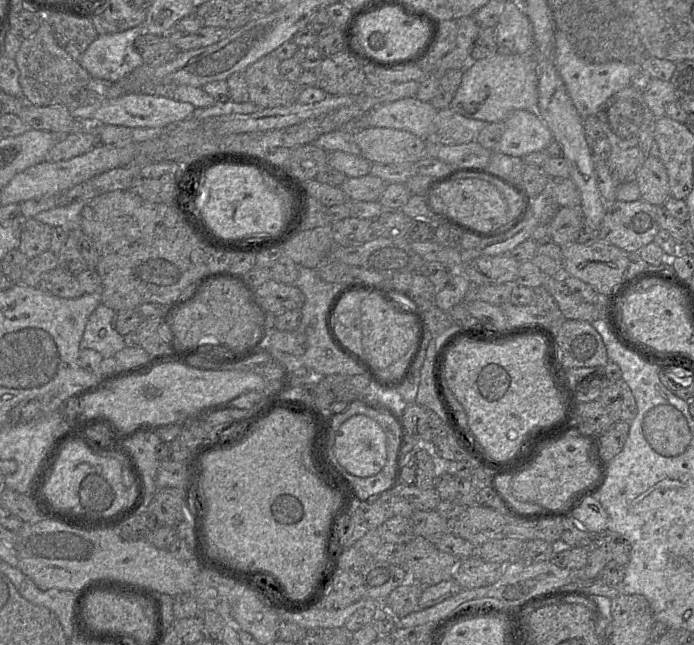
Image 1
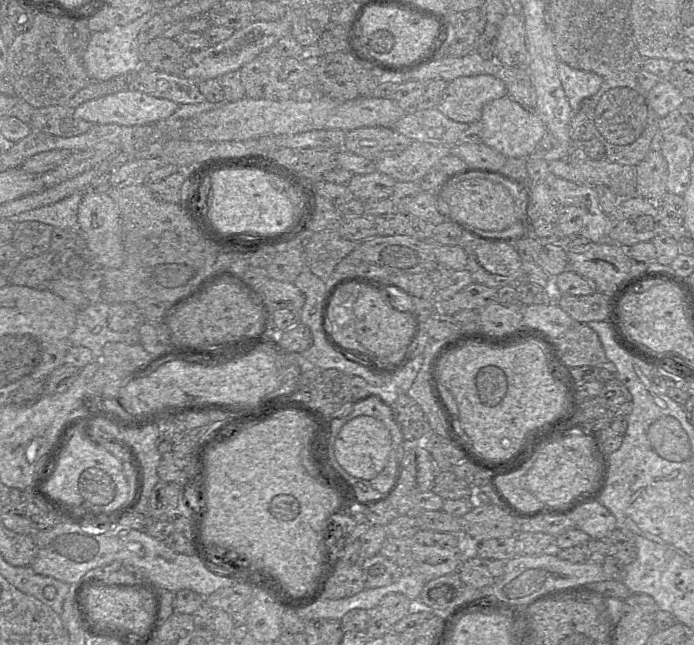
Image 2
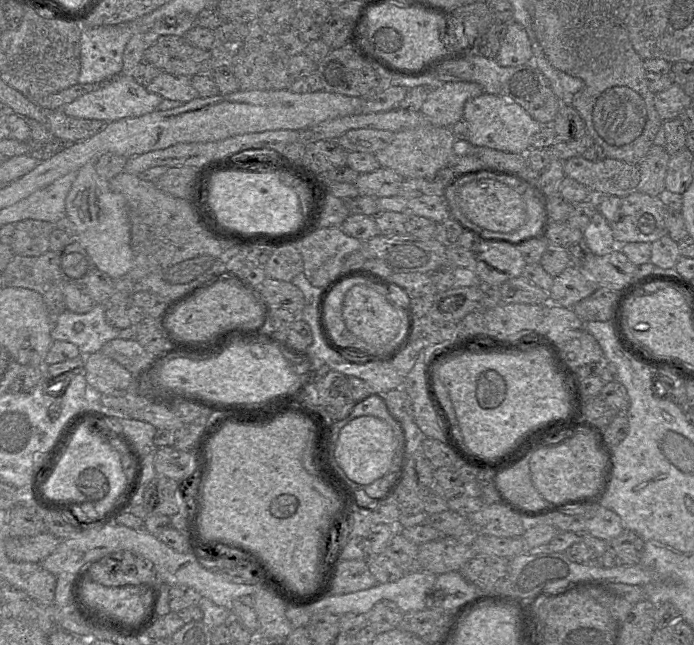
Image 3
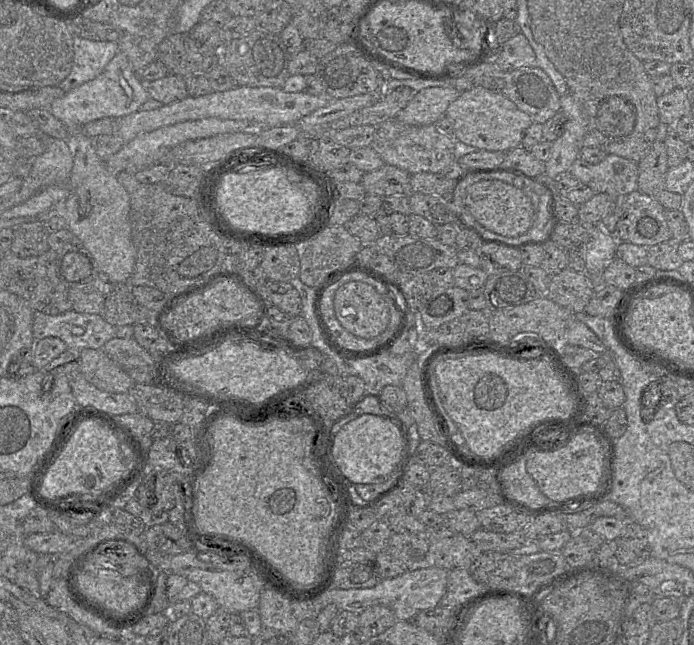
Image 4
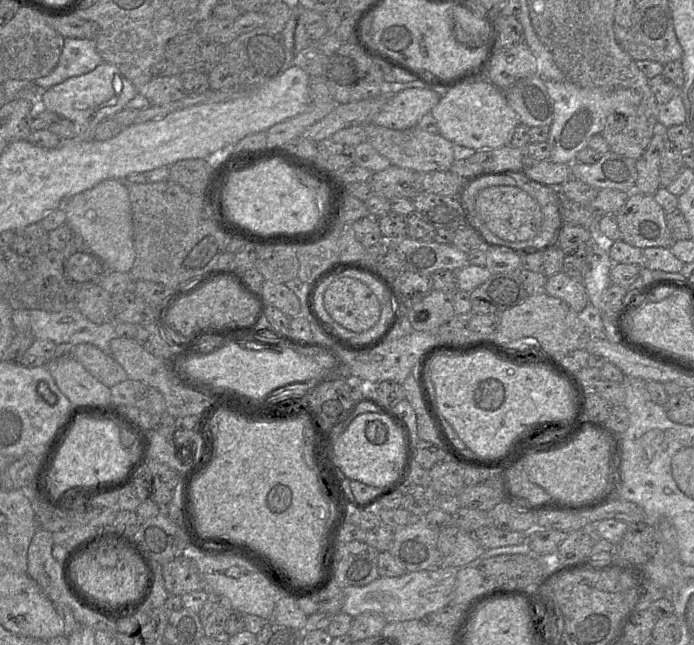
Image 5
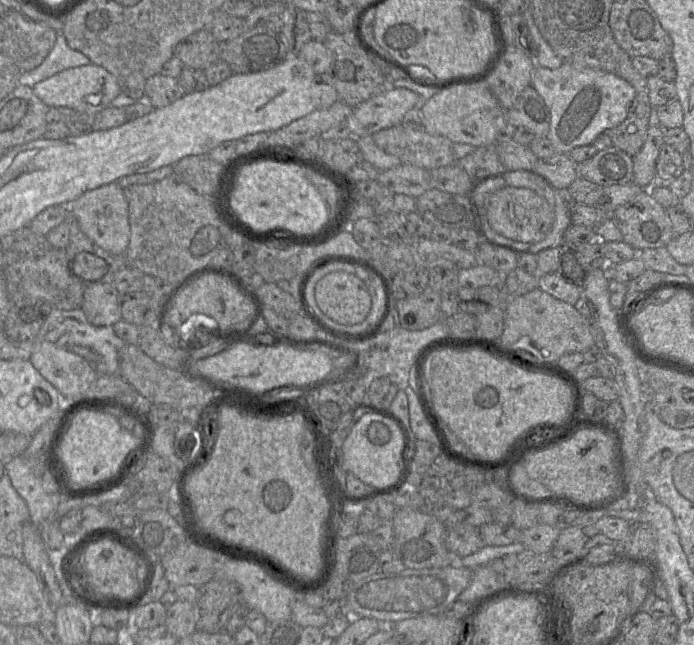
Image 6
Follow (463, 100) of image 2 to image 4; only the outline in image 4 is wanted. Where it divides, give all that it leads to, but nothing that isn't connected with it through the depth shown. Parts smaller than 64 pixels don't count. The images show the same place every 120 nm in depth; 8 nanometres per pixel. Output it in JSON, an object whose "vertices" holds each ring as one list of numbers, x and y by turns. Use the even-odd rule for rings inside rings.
{"vertices":[[451,86,423,88,415,93,395,118,409,125,435,125,460,93]]}

